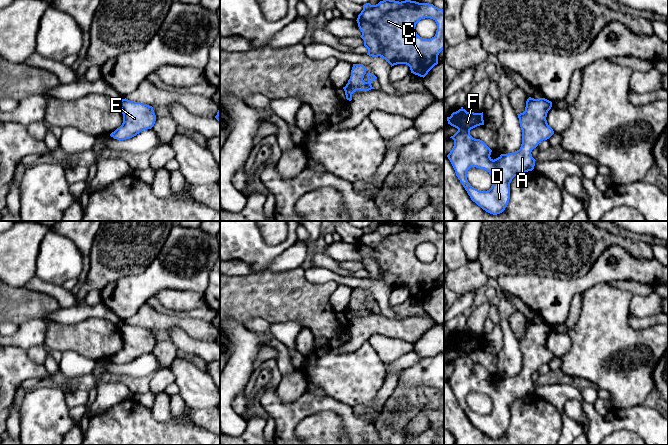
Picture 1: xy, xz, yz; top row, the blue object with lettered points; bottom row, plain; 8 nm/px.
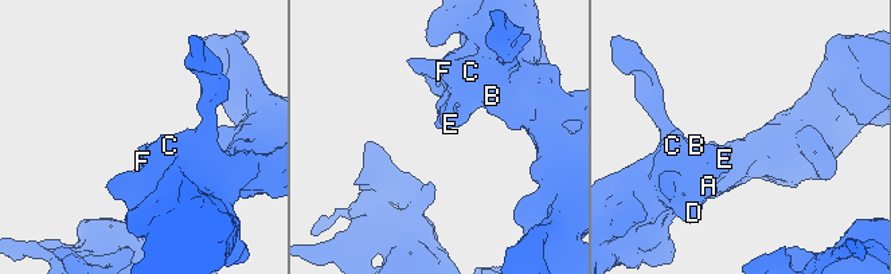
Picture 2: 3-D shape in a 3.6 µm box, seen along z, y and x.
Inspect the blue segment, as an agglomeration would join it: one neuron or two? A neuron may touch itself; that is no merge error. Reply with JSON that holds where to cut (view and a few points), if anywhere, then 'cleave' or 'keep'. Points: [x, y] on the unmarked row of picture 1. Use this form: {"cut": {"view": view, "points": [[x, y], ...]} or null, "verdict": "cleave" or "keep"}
{"cut": null, "verdict": "keep"}

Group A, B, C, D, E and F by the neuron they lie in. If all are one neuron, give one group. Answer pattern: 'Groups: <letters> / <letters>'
Groups: A B C D E F

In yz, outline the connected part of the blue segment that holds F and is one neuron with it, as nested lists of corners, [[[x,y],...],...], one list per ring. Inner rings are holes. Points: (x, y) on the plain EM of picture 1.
[[[529,321],[525,335],[517,338],[522,354],[520,373],[501,378],[494,384],[490,381],[492,374],[482,364],[470,359],[471,353],[484,349],[483,336],[467,336],[461,331],[447,341],[448,348],[458,353],[450,361],[454,364],[454,370],[447,381],[471,424],[486,436],[493,439],[502,437],[510,423],[512,403],[534,393],[536,384],[532,381],[532,374],[554,358],[546,344],[551,331],[552,326],[545,322]],[[471,391],[484,393],[491,399],[492,410],[489,414],[480,415],[471,410],[467,404]]]

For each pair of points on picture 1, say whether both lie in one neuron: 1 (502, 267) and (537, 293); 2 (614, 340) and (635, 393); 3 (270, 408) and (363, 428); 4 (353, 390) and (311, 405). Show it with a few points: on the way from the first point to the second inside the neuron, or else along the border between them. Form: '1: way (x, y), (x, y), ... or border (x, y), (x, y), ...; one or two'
1: border (537, 275), (500, 275), (496, 279); two
2: way (606, 355), (601, 360), (600, 367), (620, 378); one
3: way (293, 408), (331, 404), (340, 410); one
4: border (325, 395), (348, 404), (352, 408); two

